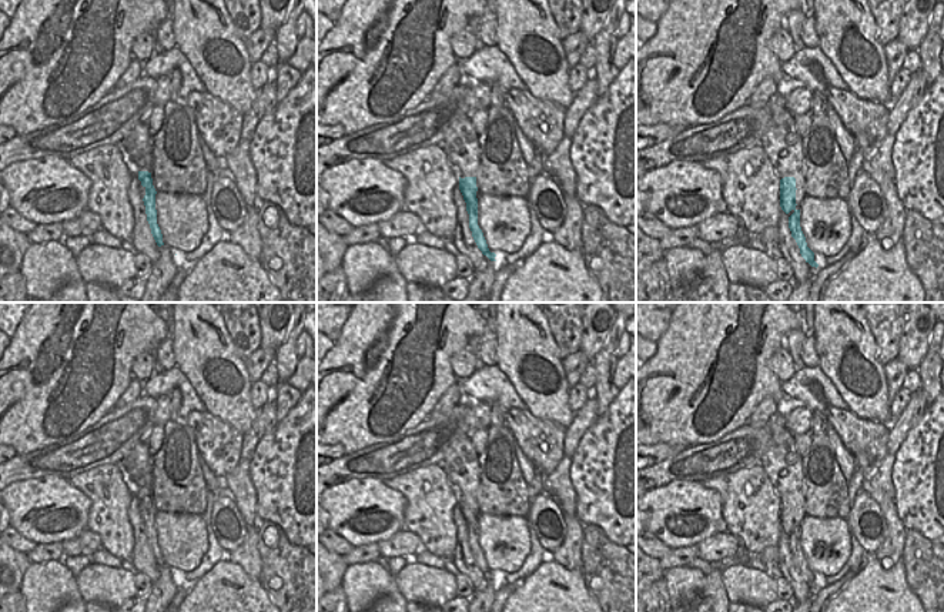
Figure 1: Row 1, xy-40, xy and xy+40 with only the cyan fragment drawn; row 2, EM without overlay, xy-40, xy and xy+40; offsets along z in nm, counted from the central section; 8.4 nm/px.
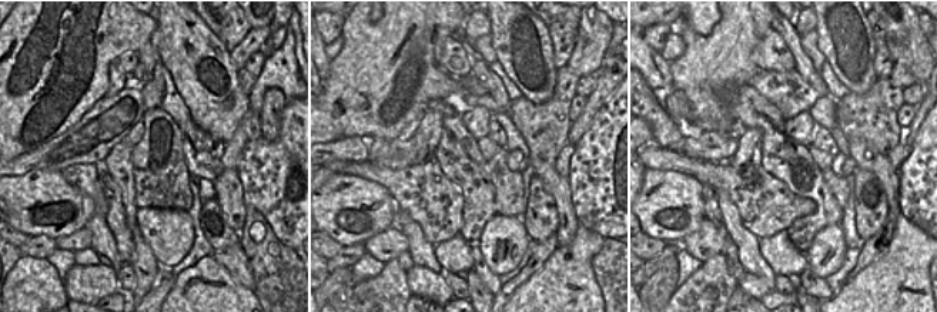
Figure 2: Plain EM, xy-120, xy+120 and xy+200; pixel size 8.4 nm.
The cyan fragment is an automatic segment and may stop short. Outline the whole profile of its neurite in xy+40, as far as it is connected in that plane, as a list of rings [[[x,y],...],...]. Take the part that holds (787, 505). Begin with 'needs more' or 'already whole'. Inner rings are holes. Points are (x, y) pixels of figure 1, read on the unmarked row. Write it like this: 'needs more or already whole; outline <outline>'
already whole; outline [[[784,496],[780,499],[780,526],[781,529],[789,534],[791,529],[794,531],[789,536],[789,548],[791,551],[791,556],[796,559],[801,576],[809,582],[811,586],[819,586],[814,581],[814,572],[807,566],[806,556],[800,546],[800,529],[796,528],[796,498],[794,496]]]

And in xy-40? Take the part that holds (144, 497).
needs more; outline [[[134,489],[134,498],[138,502],[138,511],[140,511],[143,521],[144,521],[144,525],[145,525],[145,534],[147,534],[147,541],[151,548],[151,554],[153,554],[157,565],[161,566],[161,565],[164,565],[164,562],[163,562],[161,549],[157,544],[157,529],[155,529],[157,511],[153,505],[151,492]]]

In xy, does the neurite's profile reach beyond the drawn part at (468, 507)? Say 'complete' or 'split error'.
complete

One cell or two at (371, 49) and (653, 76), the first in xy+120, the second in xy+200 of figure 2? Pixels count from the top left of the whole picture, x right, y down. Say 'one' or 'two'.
two

